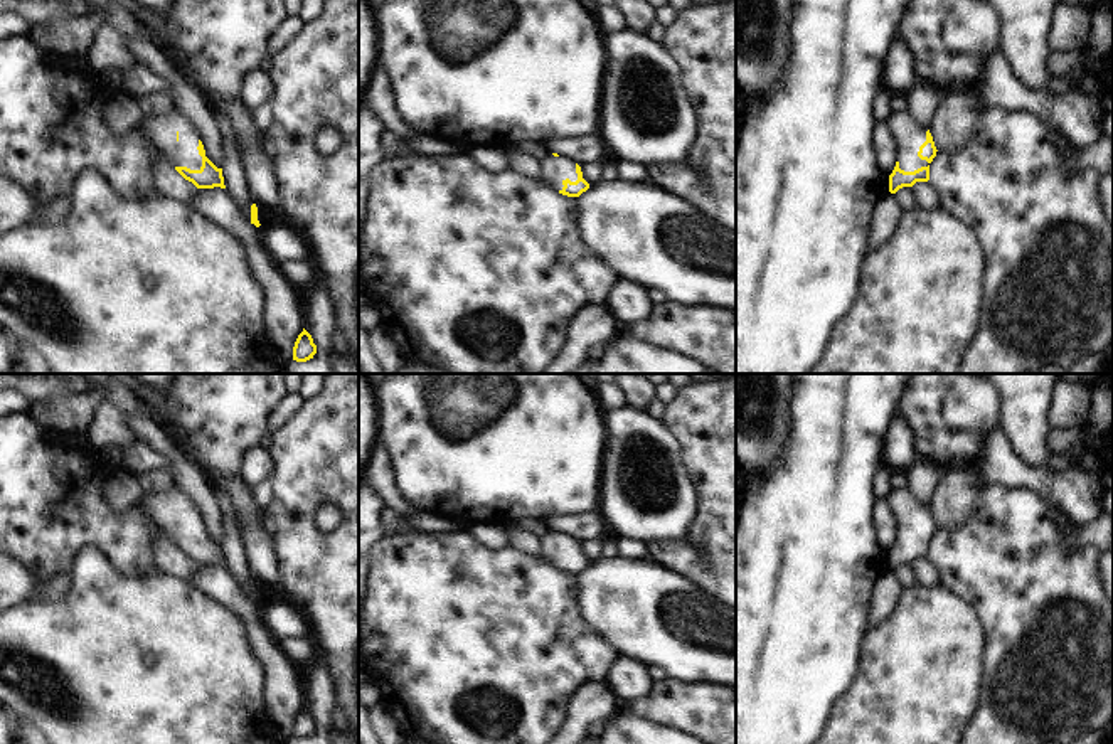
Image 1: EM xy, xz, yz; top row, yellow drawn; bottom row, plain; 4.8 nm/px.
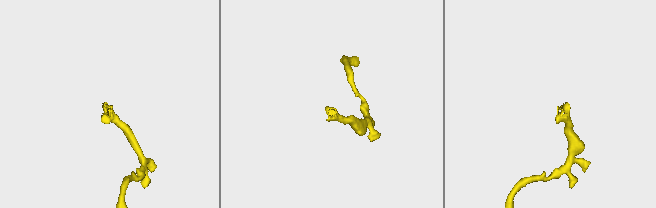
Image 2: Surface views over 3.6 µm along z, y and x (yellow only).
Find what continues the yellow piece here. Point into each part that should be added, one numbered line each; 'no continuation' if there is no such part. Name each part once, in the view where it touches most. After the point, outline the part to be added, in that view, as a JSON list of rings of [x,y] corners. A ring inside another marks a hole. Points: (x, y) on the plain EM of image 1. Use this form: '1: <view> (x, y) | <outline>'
1: yz (910, 514) | [[[908,488],[892,490],[886,500],[899,522],[899,545],[914,549],[921,544],[928,544],[929,540],[918,534],[919,523],[926,518],[926,508],[914,500]]]

